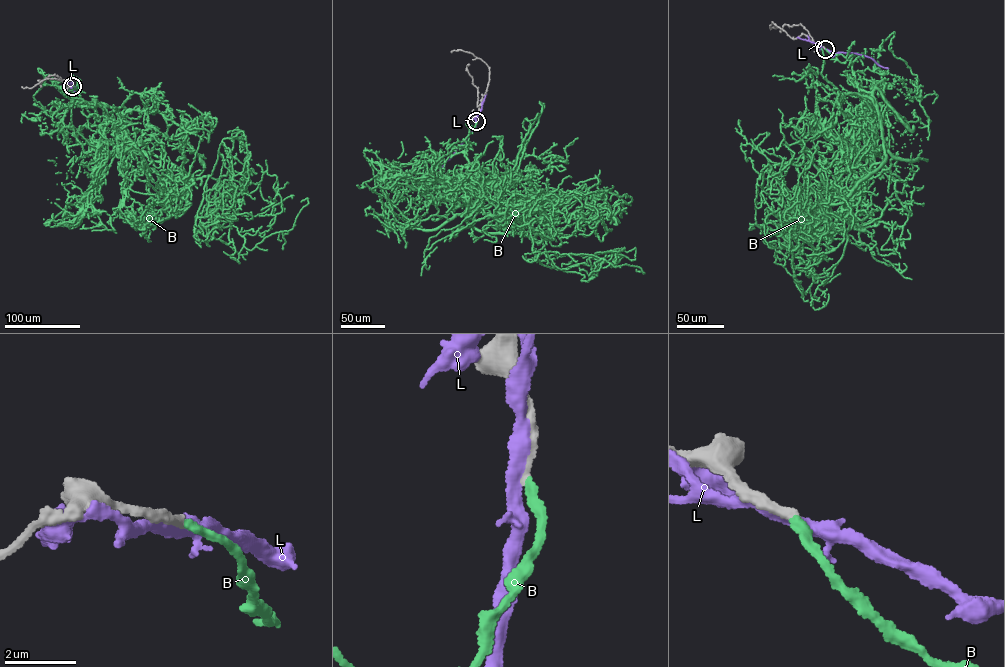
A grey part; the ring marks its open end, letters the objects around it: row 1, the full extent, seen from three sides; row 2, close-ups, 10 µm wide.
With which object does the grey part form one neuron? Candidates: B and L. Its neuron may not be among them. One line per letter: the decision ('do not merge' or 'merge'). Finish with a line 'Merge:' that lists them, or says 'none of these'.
B: do not merge
L: do not merge
Merge: none of these

